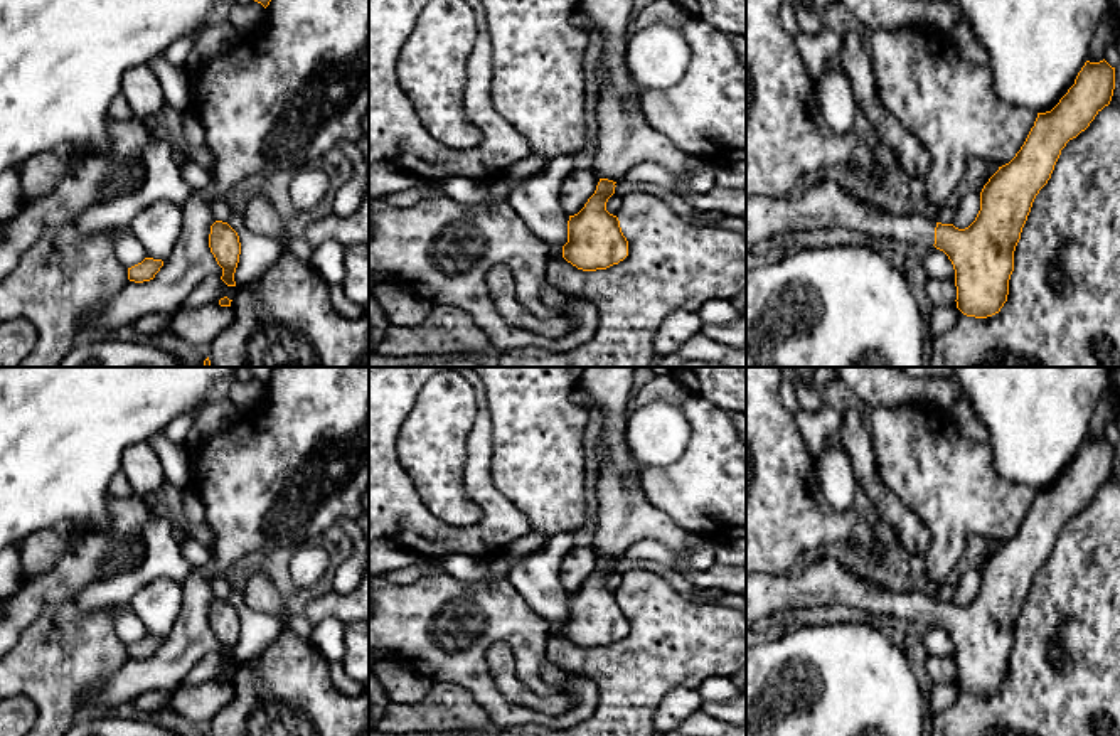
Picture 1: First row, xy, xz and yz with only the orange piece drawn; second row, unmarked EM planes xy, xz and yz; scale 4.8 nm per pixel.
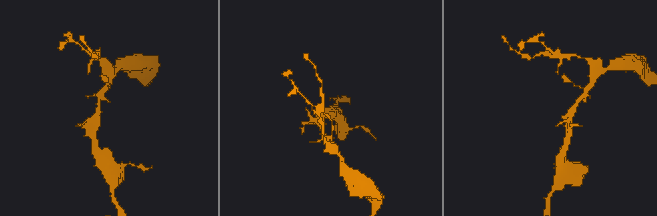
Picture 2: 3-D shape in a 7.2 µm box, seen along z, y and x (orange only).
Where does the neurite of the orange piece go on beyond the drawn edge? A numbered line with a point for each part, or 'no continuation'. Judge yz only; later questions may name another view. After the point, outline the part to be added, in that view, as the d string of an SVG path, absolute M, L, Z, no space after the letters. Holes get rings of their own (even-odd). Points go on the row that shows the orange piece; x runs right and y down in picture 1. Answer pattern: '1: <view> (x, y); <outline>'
1: yz (824, 206); M829 175L792 197L751 195L746 199L746 254L765 239L787 231L845 227L874 239L903 241L933 249L936 219L911 207L879 211L856 199Z

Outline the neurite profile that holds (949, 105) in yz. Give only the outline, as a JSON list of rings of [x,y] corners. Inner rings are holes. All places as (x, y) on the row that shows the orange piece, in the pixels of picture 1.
[[[918,25],[872,29],[867,51],[883,106],[931,157],[925,199],[936,211],[953,195],[968,158],[1002,167],[1016,157],[1034,126],[1037,113],[1002,101],[992,88],[990,67],[965,61],[948,34]]]

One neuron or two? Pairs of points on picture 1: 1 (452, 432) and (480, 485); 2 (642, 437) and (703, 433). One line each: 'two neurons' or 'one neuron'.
1: two neurons
2: two neurons

